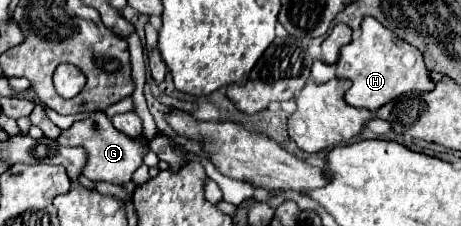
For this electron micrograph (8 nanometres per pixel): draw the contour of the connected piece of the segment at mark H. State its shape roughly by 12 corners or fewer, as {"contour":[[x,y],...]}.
{"contour":[[370,16],[342,46],[346,102],[434,90],[422,52]]}

